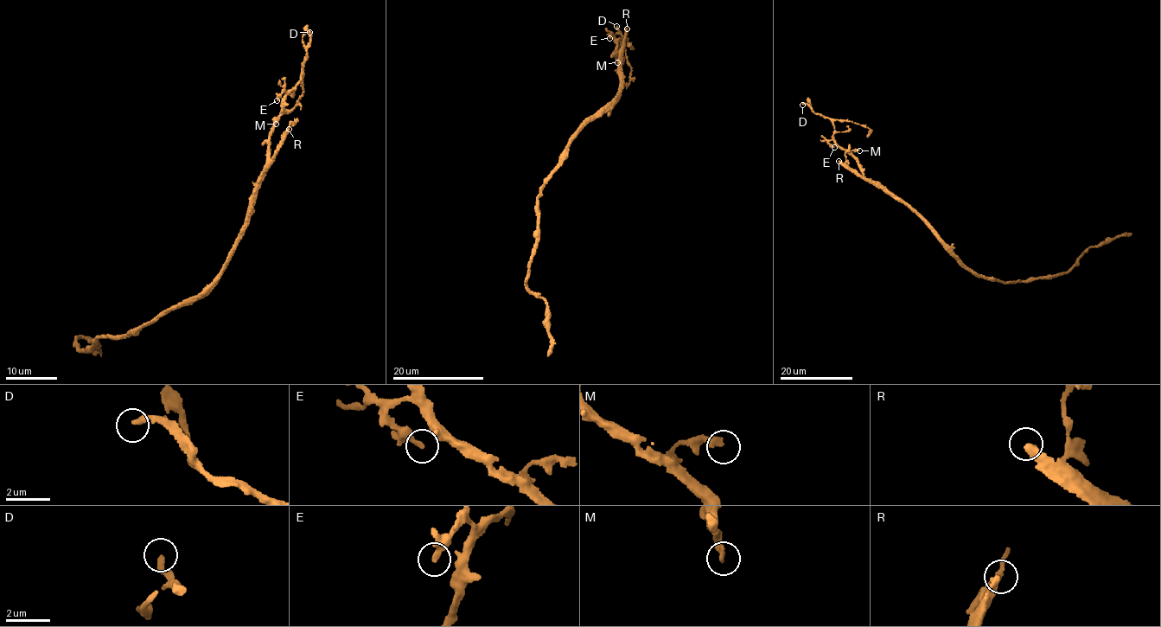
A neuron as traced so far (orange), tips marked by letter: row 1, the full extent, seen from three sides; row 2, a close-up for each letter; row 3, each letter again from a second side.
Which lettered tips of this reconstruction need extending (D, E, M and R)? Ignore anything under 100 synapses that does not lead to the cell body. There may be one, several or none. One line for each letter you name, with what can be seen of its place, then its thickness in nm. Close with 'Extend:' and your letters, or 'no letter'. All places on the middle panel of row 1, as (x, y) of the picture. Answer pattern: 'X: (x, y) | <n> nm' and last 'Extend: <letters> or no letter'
R: (627, 28) | 320 nm
Extend: R

